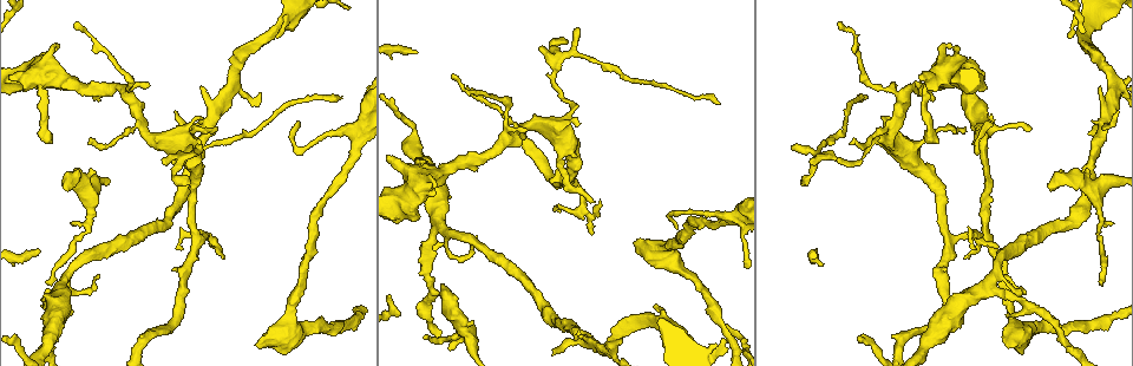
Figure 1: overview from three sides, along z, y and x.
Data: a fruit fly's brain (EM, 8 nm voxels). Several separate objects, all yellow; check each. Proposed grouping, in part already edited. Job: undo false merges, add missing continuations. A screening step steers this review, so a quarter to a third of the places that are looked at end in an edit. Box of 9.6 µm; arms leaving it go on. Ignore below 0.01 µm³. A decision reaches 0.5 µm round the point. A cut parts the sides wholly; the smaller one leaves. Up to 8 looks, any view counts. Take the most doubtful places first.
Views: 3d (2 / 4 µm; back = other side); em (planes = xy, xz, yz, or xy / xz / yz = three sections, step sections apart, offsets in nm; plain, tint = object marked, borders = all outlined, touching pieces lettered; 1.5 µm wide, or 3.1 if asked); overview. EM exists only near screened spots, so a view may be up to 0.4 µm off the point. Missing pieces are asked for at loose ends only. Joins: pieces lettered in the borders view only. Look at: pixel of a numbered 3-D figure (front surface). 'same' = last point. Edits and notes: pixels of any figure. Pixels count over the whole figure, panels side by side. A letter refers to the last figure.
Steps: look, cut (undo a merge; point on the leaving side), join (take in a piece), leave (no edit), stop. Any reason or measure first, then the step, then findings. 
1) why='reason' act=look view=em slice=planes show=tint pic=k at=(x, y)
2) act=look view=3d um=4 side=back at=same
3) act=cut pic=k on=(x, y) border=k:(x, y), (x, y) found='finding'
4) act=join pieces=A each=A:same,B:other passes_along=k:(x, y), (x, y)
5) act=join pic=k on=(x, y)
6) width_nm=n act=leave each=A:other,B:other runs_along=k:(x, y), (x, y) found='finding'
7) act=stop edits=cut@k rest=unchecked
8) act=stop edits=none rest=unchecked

why='free end' act=look view=em slice=planes show=borders pic=1 at=(886, 116)

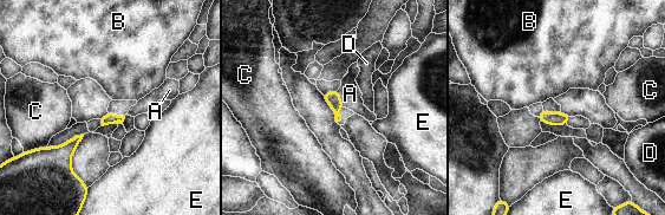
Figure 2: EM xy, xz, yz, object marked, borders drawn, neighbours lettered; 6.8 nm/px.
act=join pieces=A each=A:same,B:other,C:other,D:other,E:other passes_along=2:(333, 98), (339, 98), (350, 93) found='it goes on there'

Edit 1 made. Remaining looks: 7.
act=look view=overview

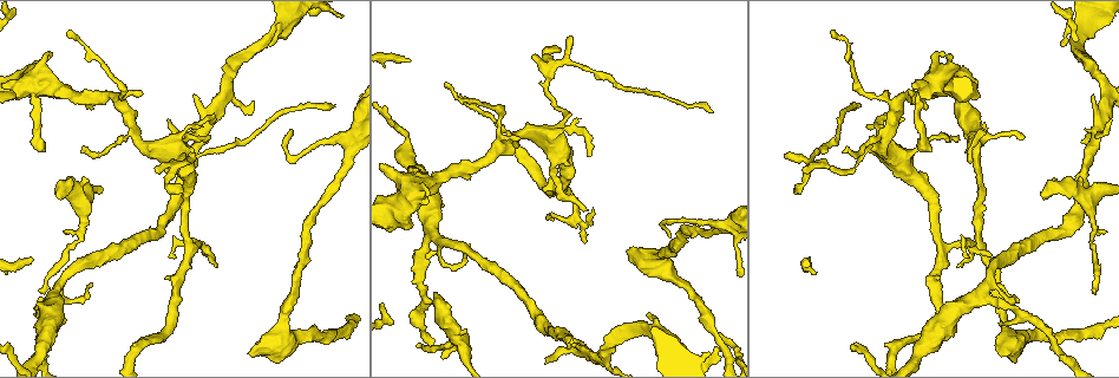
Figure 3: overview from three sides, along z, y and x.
why='sharp bend' act=look view=em slice=yz step=8 show=borders pic=3 at=(672, 221)

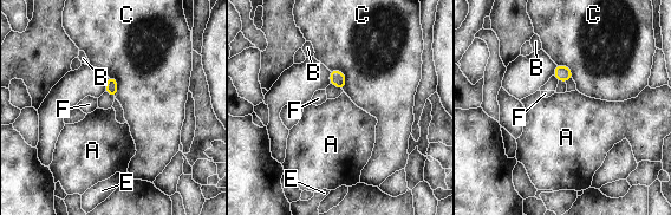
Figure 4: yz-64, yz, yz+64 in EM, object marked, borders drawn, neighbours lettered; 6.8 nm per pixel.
act=leave each=A:other,B:other,C:other,E:other,F:other border=4:(330, 70), (344, 75), (344, 90) found='one neuron here'

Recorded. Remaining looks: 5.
why='thin end' act=look view=3d um=2 pic=3 at=(39, 290)

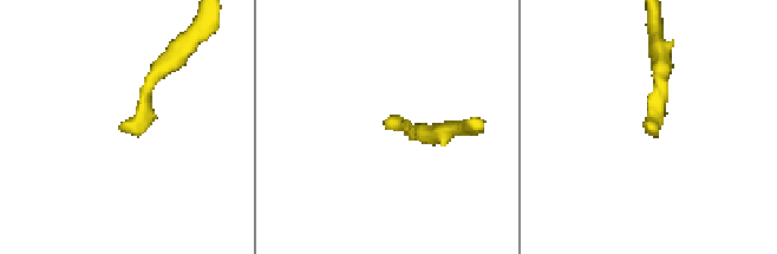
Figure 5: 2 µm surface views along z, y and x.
act=look view=em slice=planes show=plain pic=5 at=(654, 128)

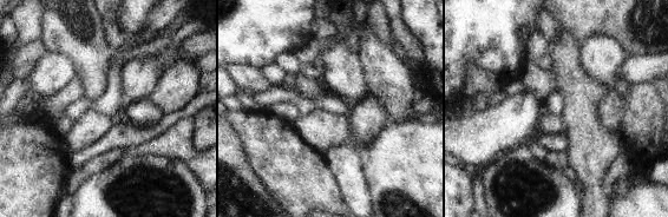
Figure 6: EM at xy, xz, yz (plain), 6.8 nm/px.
act=look view=em slice=planes show=borders at=same

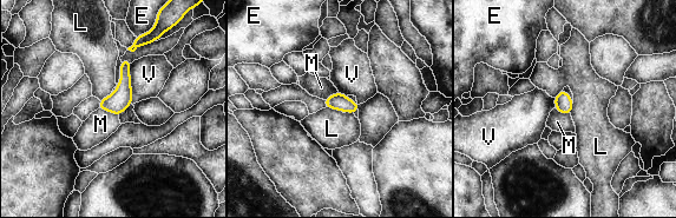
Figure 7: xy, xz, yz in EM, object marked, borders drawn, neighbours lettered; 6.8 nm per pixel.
longest_contact=V:280nm act=leave each=E:other,L:other,M:other,V:other border=7:(326, 106), (341, 112) found='no lettered piece goes on from it'

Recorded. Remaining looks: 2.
act=stop edits=join@2 rest=unchecked

